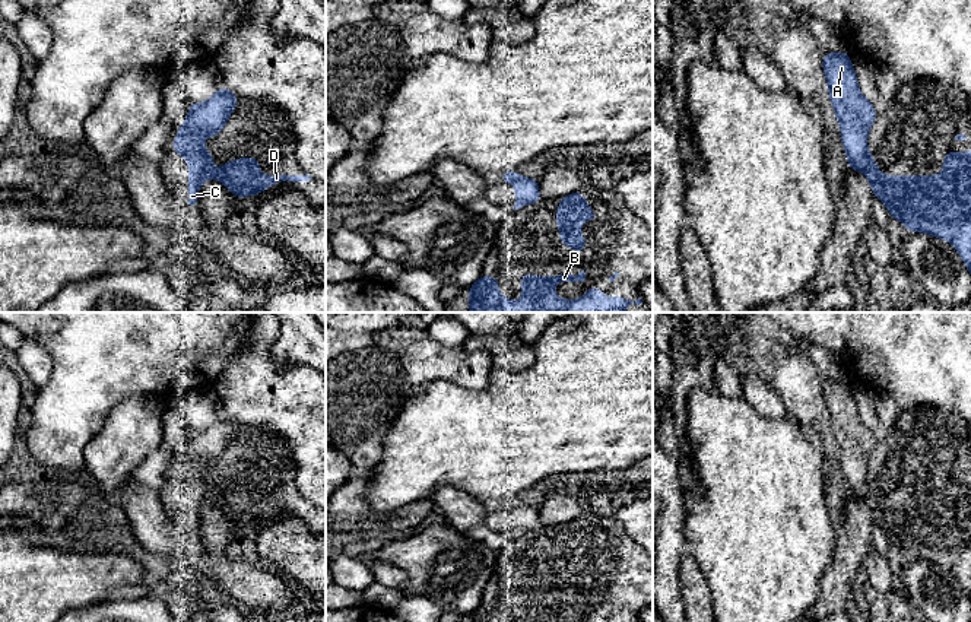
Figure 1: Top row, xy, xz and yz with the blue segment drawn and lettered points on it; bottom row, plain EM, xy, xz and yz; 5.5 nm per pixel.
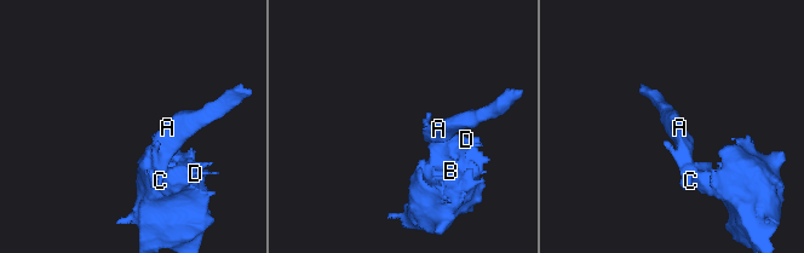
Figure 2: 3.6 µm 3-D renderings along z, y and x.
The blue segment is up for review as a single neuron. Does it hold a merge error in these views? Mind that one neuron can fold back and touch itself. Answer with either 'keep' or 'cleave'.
cleave

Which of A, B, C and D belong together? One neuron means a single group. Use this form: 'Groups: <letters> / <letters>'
Groups: A C / B D

